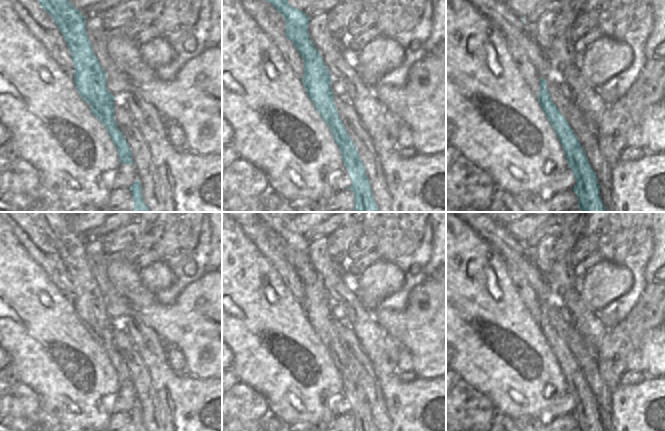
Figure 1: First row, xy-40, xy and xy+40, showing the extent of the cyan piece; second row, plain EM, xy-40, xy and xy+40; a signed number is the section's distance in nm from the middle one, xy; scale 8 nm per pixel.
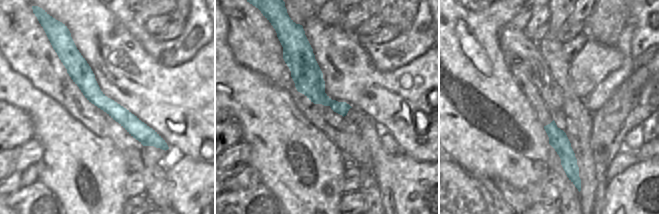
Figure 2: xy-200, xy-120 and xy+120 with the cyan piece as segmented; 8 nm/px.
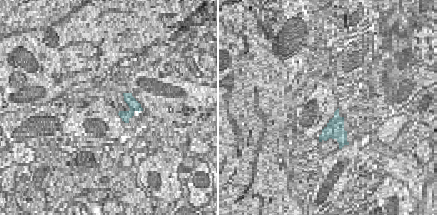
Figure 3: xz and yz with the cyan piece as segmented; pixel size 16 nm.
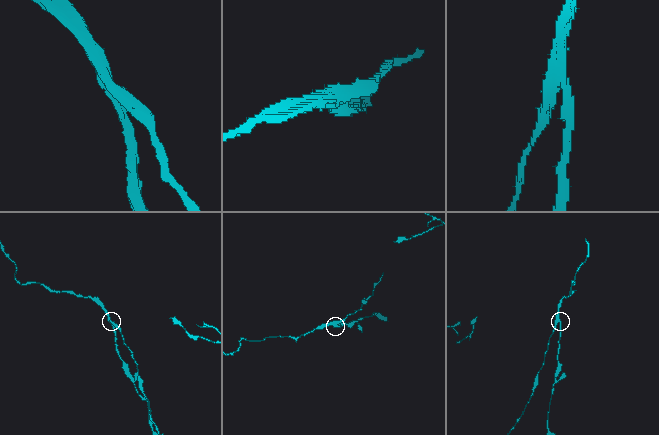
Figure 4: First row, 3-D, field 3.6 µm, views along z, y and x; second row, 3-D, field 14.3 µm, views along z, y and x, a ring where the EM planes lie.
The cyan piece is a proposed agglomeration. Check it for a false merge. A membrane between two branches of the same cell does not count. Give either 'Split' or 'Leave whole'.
Split.

